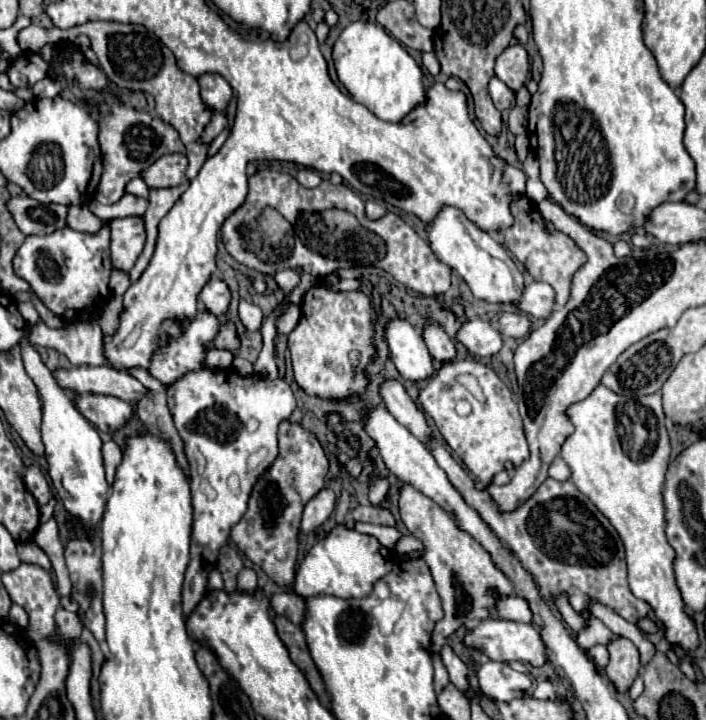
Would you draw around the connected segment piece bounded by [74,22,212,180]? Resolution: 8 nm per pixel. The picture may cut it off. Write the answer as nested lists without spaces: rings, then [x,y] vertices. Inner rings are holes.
[[[86,22],[74,30],[76,34],[86,34],[90,38],[90,46],[98,56],[100,70],[116,88],[140,90],[140,92],[148,92],[154,96],[156,114],[180,132],[180,138],[188,150],[186,152],[188,156],[186,178],[192,180],[208,158],[206,154],[208,146],[198,144],[198,136],[202,134],[204,126],[208,124],[212,116],[212,112],[202,104],[198,80],[190,74],[184,74],[176,66],[176,60],[170,48],[164,46],[160,38],[156,38],[144,26],[122,24],[122,22]]]

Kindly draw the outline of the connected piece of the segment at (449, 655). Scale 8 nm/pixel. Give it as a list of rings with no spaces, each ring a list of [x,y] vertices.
[[[444,644],[442,646],[442,650],[440,650],[440,656],[442,656],[442,662],[446,664],[446,668],[448,668],[448,674],[450,674],[450,682],[452,684],[456,684],[462,692],[466,692],[466,696],[470,696],[468,694],[468,682],[466,682],[466,676],[468,676],[468,666],[454,654],[454,650],[448,646],[448,644]]]

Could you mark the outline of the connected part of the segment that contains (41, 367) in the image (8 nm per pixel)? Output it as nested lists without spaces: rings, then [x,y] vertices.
[[[28,334],[20,338],[20,350],[22,350],[22,362],[26,374],[32,378],[32,382],[38,388],[38,394],[42,398],[42,442],[46,446],[46,460],[48,460],[48,474],[52,478],[52,484],[64,502],[64,508],[68,514],[80,522],[80,526],[94,534],[106,506],[106,494],[108,494],[108,482],[104,478],[104,466],[102,466],[102,440],[98,436],[98,430],[74,408],[70,398],[64,394],[64,390],[56,384],[52,372],[42,362],[36,348],[30,344]]]

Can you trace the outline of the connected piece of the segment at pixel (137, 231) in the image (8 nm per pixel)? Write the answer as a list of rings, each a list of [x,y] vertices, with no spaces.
[[[118,218],[108,222],[112,230],[112,268],[130,272],[138,254],[144,248],[144,220],[142,218]]]

